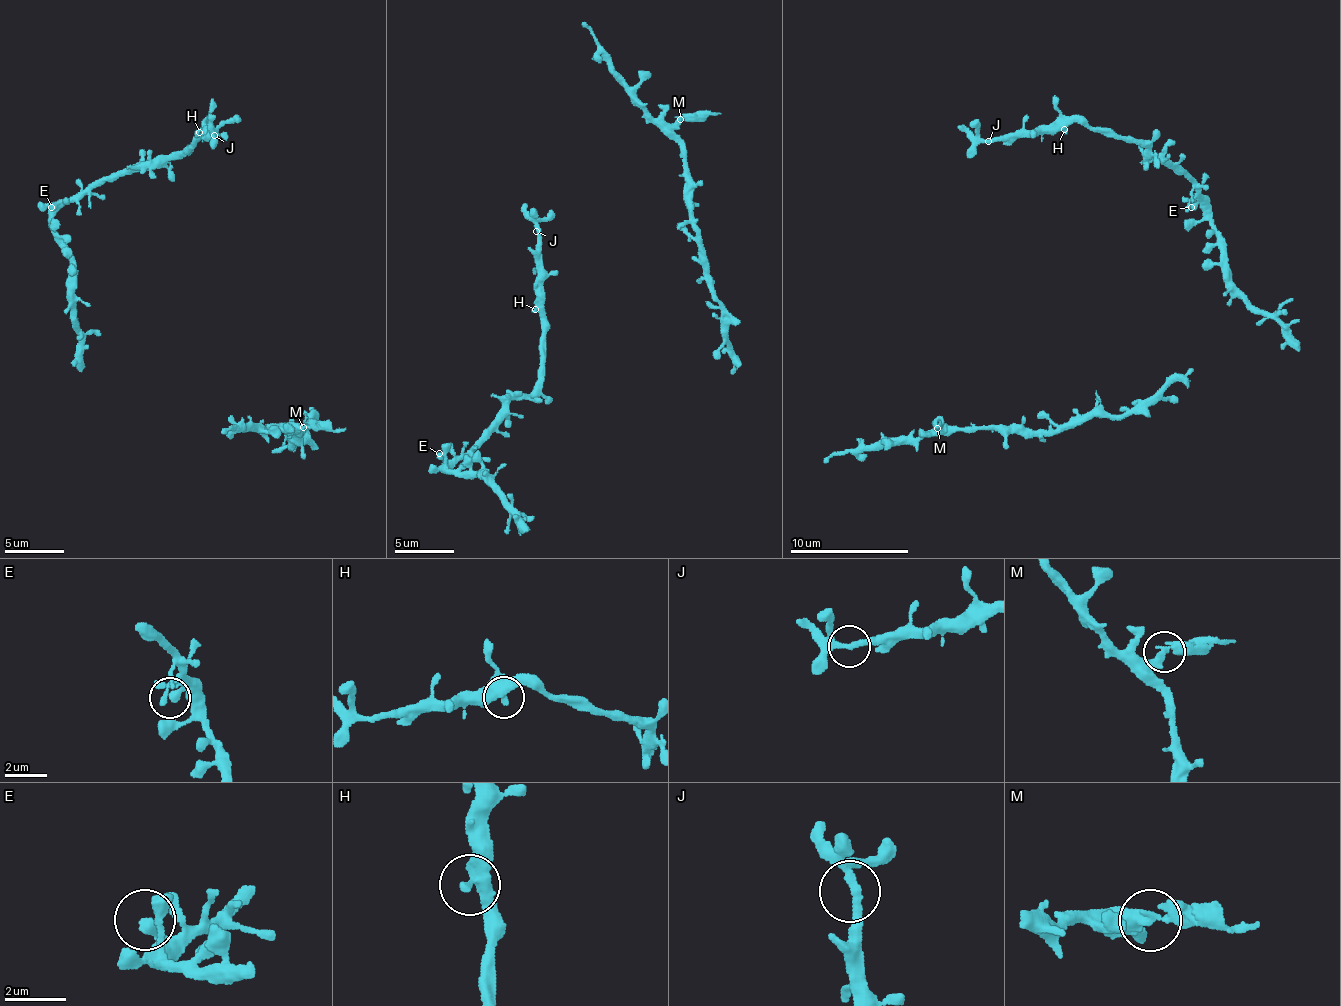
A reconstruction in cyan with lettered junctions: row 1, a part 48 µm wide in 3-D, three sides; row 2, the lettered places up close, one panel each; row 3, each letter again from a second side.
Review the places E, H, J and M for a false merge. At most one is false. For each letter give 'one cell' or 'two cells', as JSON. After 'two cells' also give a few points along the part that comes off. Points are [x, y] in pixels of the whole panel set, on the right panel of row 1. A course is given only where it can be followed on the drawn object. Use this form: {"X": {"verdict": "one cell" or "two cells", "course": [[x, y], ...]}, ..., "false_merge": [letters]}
{"E": {"verdict": "one cell"}, "H": {"verdict": "one cell"}, "J": {"verdict": "one cell"}, "M": {"verdict": "two cells"}, "false_merge": ["M"]}

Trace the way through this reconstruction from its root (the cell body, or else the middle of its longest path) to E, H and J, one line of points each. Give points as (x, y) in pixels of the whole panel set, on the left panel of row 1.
E: (100, 335), (81, 330), (73, 316), (70, 253), (53, 227), (54, 212), (51, 207)
H: (100, 335), (81, 330), (73, 316), (70, 253), (53, 215), (103, 179), (162, 162), (199, 132)
J: (100, 335), (81, 330), (73, 316), (70, 253), (53, 215), (103, 179), (162, 162), (208, 126), (214, 135)

